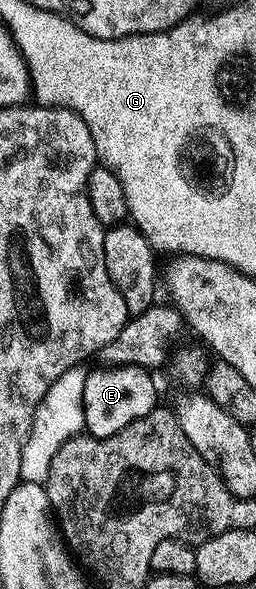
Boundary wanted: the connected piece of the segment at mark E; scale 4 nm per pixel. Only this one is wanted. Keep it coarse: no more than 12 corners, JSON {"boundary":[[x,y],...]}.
{"boundary":[[139,365],[92,369],[84,429],[109,437],[157,408]]}

